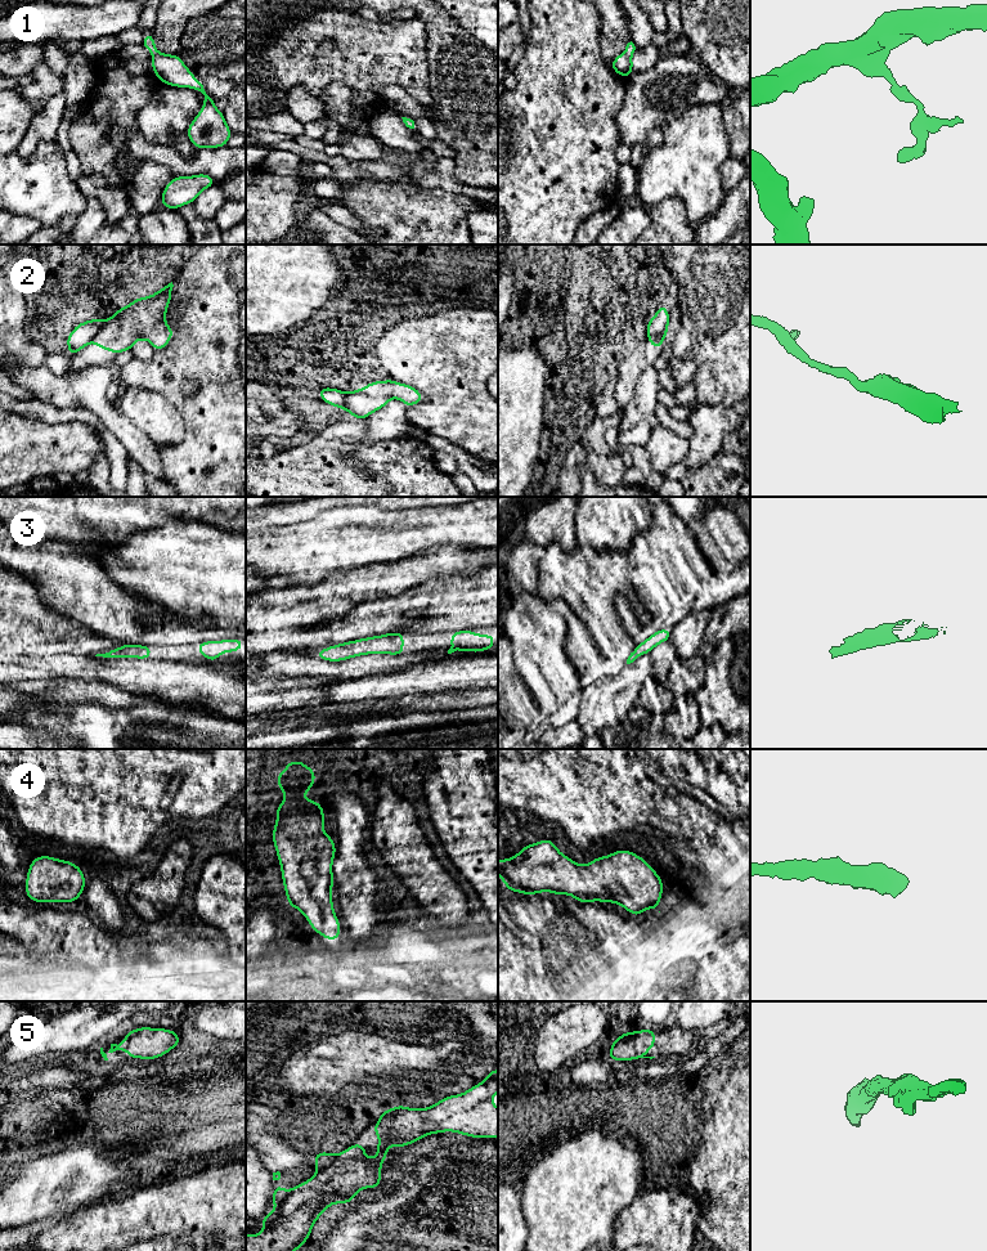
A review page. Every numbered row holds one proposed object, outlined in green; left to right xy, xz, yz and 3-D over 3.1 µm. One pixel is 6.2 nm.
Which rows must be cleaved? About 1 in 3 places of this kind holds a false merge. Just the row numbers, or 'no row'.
2

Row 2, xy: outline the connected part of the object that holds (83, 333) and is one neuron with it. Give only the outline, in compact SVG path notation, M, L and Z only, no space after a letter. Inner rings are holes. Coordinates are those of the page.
M90 319L82 323L78 323L71 333L67 336L67 354L75 355L77 354L82 348L89 345L94 336L98 333L98 331L103 326L103 319Z

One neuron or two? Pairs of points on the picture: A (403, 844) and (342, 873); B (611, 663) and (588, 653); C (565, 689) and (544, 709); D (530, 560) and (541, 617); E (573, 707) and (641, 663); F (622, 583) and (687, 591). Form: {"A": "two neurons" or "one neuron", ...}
{"A": "two neurons", "B": "one neuron", "C": "one neuron", "D": "two neurons", "E": "two neurons", "F": "two neurons"}

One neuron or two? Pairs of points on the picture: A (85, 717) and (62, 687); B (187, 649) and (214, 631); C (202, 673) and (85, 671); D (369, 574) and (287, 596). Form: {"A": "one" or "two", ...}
{"A": "two", "B": "two", "C": "one", "D": "one"}

